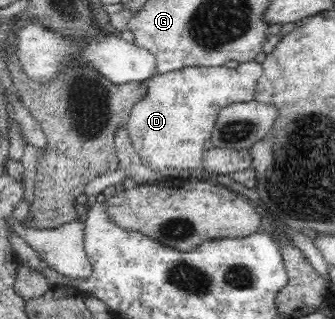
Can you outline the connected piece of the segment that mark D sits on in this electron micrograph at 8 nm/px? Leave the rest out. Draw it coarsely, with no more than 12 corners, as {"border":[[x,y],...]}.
{"border":[[260,63],[152,75],[128,114],[150,168],[198,168]]}

